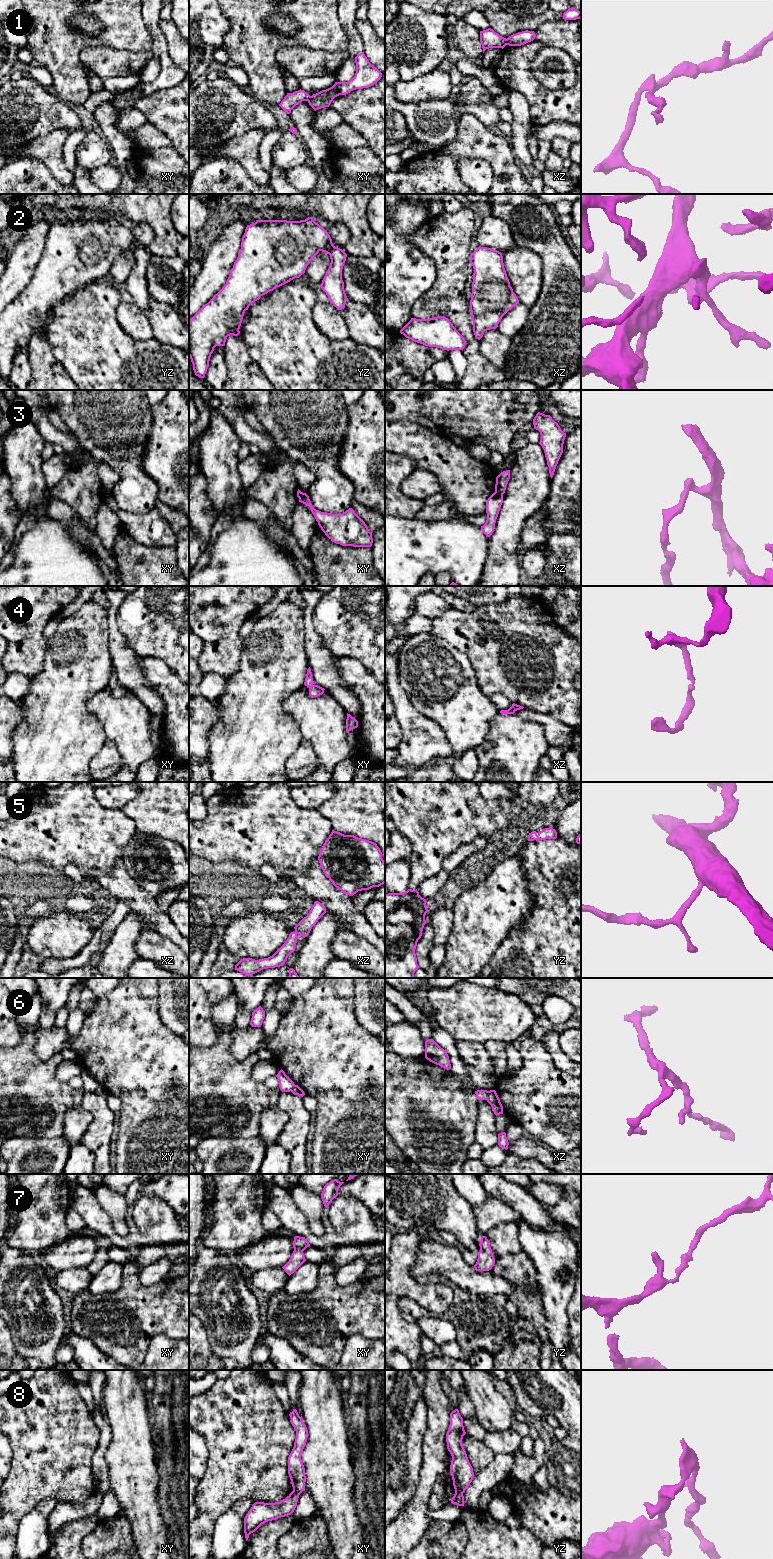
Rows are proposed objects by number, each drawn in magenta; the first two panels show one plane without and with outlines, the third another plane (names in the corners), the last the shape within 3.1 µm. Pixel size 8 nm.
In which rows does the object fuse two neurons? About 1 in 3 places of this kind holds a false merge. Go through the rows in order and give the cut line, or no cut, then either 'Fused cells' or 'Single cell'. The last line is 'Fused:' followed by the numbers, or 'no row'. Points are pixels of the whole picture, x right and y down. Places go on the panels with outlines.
1: Split along xz (505, 39), (507, 44). Fused cells
2: No split. Single cell
3: Split along xz (495, 491), (502, 495). Fused cells
4: No split. Single cell
5: No split. Single cell
6: No split. Single cell
7: No split. Single cell
8: Split along yz (455, 1491), (462, 1494). Fused cells
Fused: 1, 3, 8

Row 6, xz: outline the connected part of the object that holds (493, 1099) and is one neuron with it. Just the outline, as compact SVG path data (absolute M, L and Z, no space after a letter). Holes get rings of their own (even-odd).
M477 1090L475 1091L478 1100L486 1100L492 1107L494 1114L503 1114L503 1106L495 1090Z

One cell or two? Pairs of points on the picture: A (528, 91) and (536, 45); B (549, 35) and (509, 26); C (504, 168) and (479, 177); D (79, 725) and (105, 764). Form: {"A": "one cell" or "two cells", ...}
{"A": "one cell", "B": "two cells", "C": "two cells", "D": "two cells"}

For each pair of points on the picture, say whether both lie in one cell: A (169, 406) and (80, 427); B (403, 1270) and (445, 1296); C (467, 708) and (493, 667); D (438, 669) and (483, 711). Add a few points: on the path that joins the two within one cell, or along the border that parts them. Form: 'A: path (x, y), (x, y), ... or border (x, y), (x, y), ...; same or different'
A: border (152, 405), (152, 427), (149, 433); different
B: path (410, 1282), (422, 1294), (433, 1294); same
C: border (471, 666), (479, 688), (489, 697); different
D: path (449, 677), (471, 700); same

